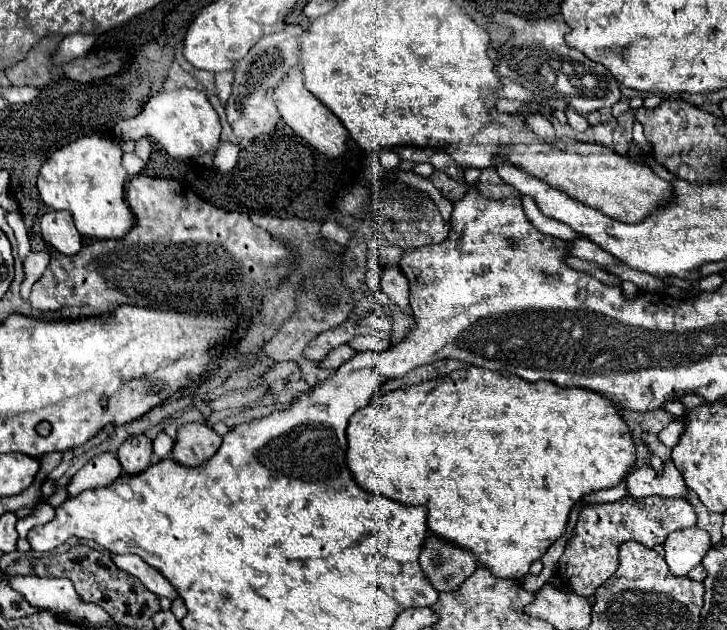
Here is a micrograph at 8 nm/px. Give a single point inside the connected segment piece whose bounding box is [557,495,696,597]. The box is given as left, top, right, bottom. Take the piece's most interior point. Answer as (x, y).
(591, 557)

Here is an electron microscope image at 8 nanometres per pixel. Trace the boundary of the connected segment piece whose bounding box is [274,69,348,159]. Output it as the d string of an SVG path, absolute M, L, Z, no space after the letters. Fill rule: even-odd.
M292 69L282 83L274 91L274 101L278 105L278 111L286 125L304 141L308 141L320 155L328 159L340 159L348 151L348 131L342 125L342 121L324 105L320 103L306 87L302 81L302 71Z

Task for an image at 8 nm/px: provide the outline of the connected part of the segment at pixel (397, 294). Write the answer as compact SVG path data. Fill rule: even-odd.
M386 267L380 275L380 285L394 305L400 309L410 307L410 289L400 267Z

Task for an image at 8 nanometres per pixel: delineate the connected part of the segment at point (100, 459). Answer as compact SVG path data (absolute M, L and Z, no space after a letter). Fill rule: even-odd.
M106 451L96 455L92 461L88 461L74 477L72 483L68 485L68 495L78 495L84 489L94 489L94 487L106 487L110 485L118 475L122 473L120 463L114 453Z

